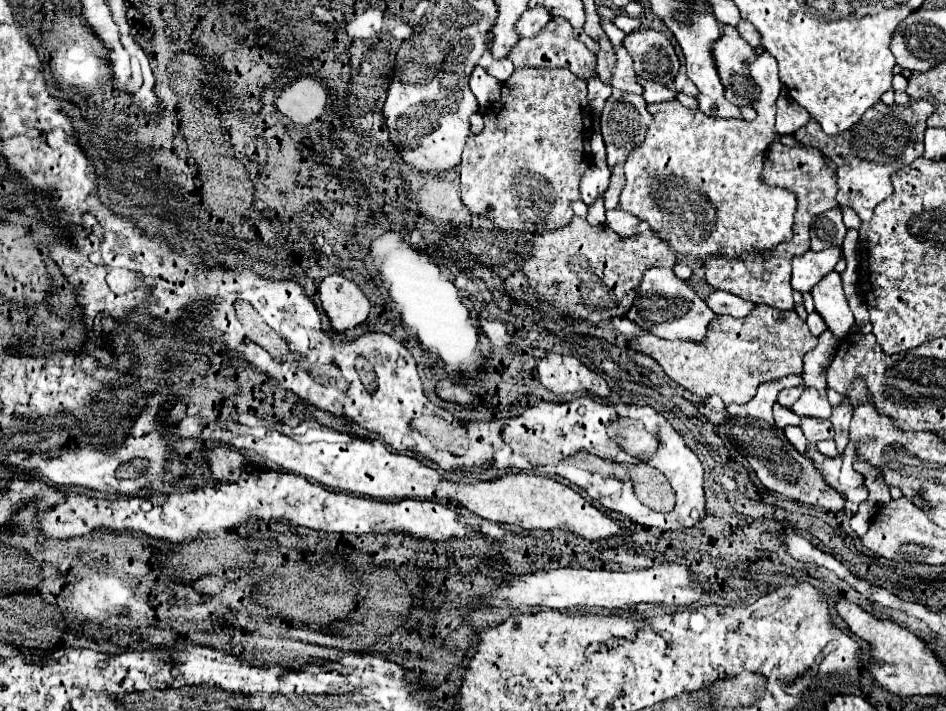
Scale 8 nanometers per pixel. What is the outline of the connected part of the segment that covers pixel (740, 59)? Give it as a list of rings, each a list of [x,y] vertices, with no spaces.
[[[723,26],[721,30],[721,40],[713,44],[713,60],[725,88],[725,98],[737,106],[751,106],[759,94],[757,84],[749,76],[749,64],[757,58],[755,48],[733,26]]]

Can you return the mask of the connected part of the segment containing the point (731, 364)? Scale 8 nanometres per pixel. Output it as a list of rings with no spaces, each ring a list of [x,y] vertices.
[[[761,304],[745,318],[717,316],[711,320],[709,332],[701,342],[661,340],[651,334],[641,334],[631,338],[629,348],[651,356],[677,386],[697,394],[699,398],[719,396],[725,404],[745,404],[755,396],[759,384],[801,374],[803,356],[813,350],[815,344],[817,338],[793,310],[779,312]]]

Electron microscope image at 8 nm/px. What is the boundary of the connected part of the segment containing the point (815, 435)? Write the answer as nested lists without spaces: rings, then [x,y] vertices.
[[[803,418],[801,430],[803,430],[807,442],[819,442],[819,440],[831,440],[833,438],[833,424],[829,420]]]

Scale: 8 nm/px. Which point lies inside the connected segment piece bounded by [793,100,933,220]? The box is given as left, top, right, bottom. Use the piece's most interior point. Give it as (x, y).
(877, 146)

